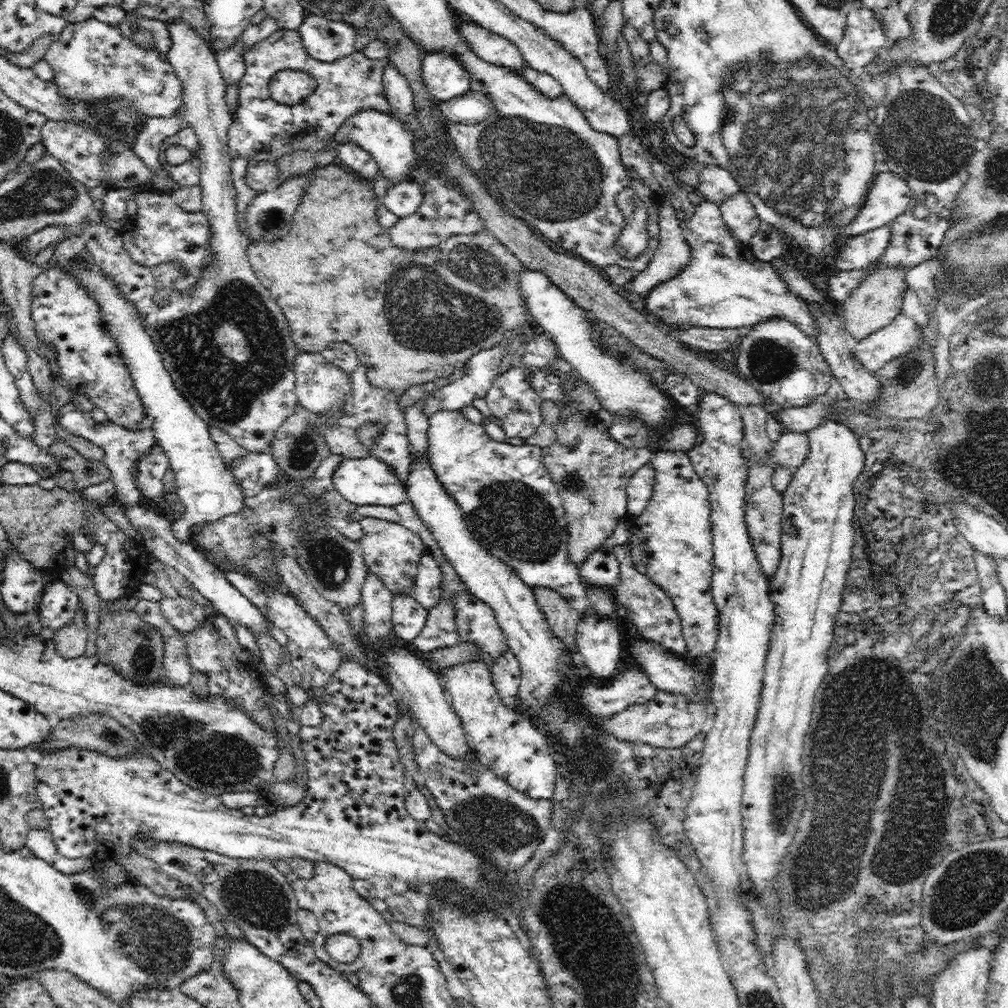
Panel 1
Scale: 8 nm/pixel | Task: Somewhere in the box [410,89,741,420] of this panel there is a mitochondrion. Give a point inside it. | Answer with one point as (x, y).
(550, 172)

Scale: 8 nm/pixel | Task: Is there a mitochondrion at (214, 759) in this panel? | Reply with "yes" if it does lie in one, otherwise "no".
yes

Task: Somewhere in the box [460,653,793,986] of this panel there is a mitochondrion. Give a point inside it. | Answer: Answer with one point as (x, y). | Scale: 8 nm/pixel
(551, 895)

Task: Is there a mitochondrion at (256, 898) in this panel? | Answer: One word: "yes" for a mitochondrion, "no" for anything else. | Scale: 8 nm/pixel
yes

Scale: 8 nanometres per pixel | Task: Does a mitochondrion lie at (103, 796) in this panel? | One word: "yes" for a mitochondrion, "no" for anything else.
no

